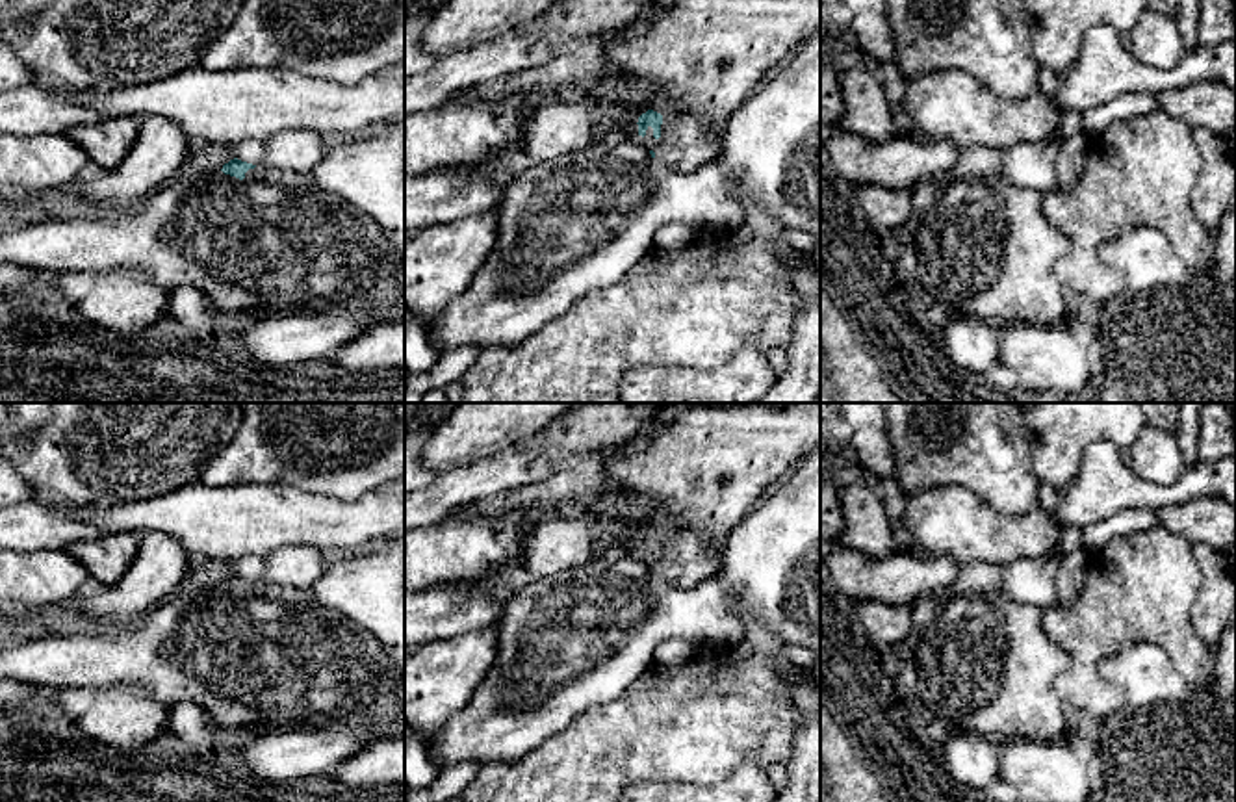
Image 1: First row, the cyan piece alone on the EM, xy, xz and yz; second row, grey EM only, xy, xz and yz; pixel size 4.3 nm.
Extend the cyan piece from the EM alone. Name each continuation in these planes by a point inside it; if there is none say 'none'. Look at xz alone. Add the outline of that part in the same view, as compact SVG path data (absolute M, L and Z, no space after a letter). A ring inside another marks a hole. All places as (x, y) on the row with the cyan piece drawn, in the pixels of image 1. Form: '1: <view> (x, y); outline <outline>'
1: xz (687, 145); outline M651 108L640 110L640 115ZM666 110L661 124L661 137L653 137L648 126L646 136L638 134L638 117L625 128L625 136L642 143L655 158L681 173L696 173L702 167L720 162L726 130L711 130L707 123ZM638 115L638 117L640 117Z

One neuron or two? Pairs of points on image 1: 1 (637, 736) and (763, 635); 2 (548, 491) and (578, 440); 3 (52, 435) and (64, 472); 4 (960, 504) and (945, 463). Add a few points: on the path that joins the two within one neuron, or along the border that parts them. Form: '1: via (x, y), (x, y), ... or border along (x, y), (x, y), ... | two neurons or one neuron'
1: border along (752, 652), (771, 659), (782, 671), (793, 669) | two neurons
2: border along (552, 472), (511, 491) | two neurons
3: via (62, 444), (64, 463) | one neuron
4: border along (910, 494), (947, 485), (964, 485), (991, 505) | two neurons

